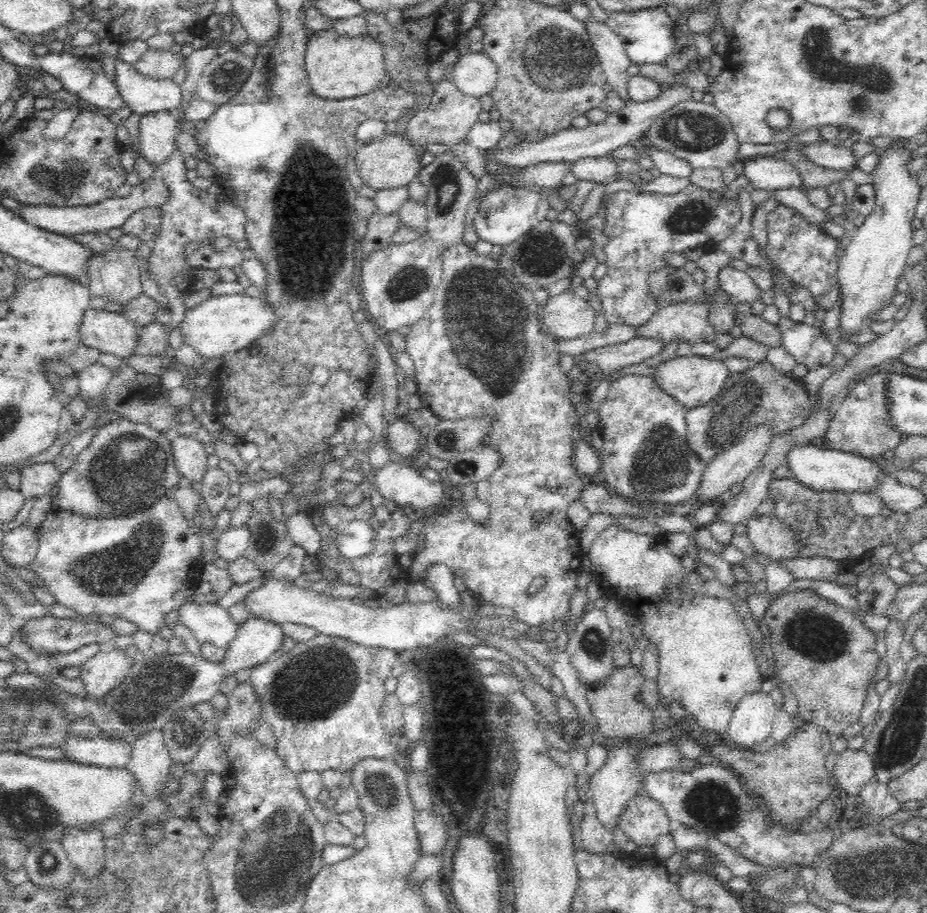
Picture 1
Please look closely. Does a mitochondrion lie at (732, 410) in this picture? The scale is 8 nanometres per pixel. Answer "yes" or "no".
yes

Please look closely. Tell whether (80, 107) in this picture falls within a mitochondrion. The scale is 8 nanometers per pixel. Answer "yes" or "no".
no

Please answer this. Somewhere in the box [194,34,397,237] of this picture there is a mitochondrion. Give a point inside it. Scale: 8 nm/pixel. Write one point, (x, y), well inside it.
(225, 79)

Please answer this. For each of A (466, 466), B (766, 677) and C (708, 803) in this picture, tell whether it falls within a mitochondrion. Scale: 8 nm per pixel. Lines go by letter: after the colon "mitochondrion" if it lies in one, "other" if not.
A: mitochondrion
B: other
C: mitochondrion

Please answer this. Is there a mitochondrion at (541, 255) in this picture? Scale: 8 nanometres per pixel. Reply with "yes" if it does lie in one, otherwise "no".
yes

